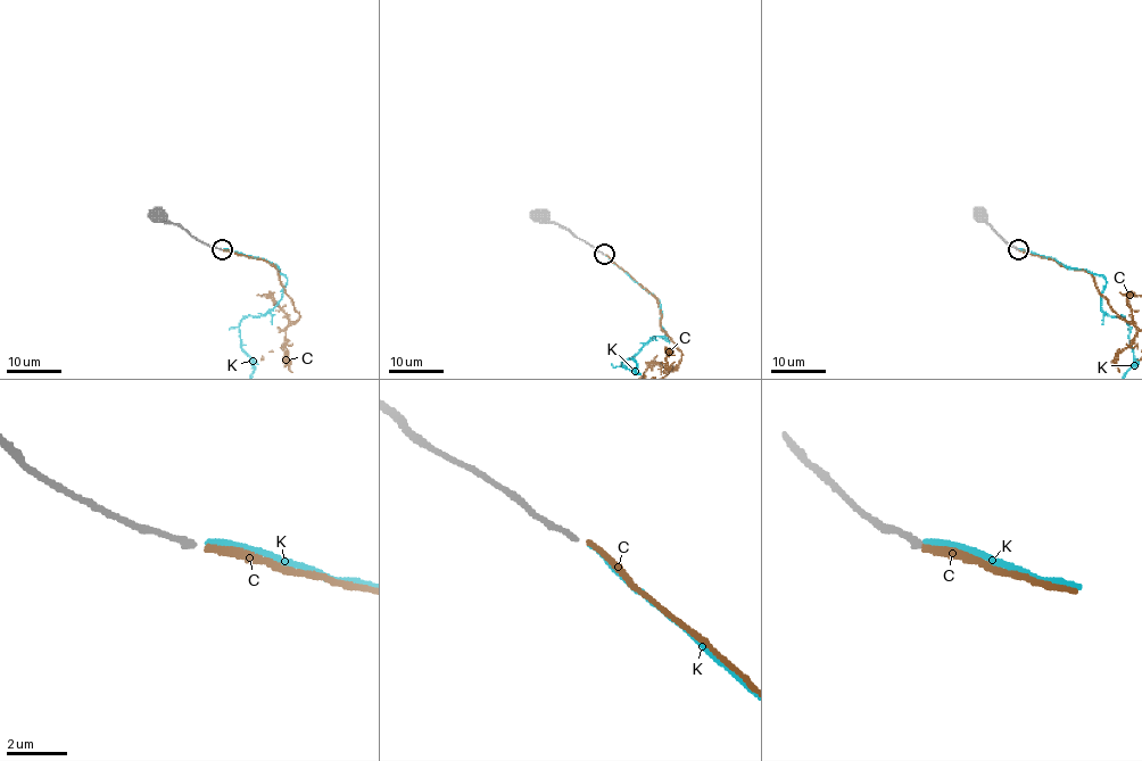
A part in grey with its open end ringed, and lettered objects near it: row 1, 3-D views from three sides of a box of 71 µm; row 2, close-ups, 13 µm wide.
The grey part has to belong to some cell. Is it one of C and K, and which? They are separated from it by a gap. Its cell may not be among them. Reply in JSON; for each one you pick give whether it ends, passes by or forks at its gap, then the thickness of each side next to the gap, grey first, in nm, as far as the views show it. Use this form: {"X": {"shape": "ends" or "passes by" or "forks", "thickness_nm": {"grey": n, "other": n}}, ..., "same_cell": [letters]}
{"K": {"shape": "ends", "thickness_nm": {"grey": 200, "other": 180}}, "same_cell": ["K"]}

